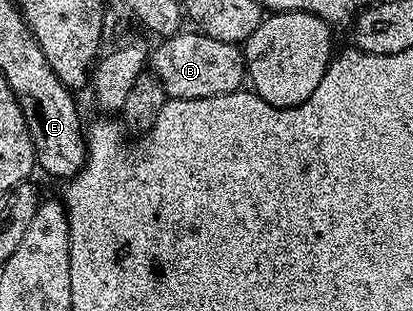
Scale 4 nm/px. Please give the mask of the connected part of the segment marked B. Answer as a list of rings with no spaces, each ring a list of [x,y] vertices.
[[[179,31],[171,37],[161,38],[149,54],[149,68],[160,79],[167,98],[204,99],[239,92],[247,80],[245,52],[239,46],[222,43],[220,39],[212,39],[203,33],[186,32]]]

